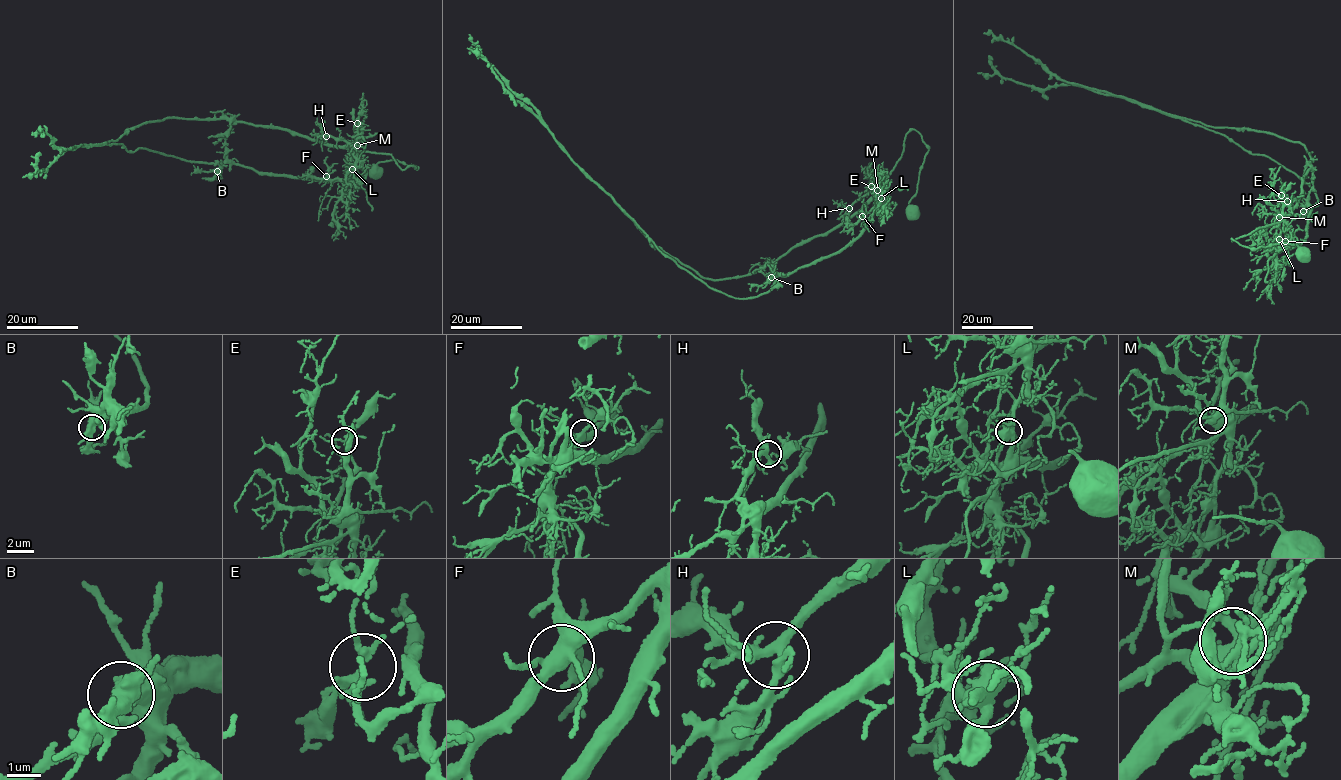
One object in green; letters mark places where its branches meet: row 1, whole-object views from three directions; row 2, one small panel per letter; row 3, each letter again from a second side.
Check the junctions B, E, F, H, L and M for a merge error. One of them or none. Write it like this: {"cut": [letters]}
{"cut": ["L"]}

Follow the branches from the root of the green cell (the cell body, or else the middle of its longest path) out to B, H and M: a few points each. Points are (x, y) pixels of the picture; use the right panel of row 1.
B: (1300, 255), (1296, 244), (1253, 248), (1231, 240), (1276, 222), (1279, 246), (1298, 244), (1310, 210), (1303, 211)
H: (1300, 255), (1296, 244), (1284, 243), (1253, 248), (1231, 240), (1280, 221), (1281, 207), (1287, 201)
M: (1300, 255), (1296, 244), (1284, 243), (1253, 248), (1231, 240), (1278, 222), (1279, 217)

